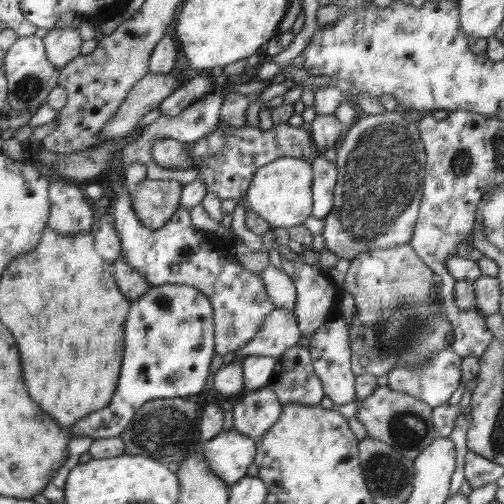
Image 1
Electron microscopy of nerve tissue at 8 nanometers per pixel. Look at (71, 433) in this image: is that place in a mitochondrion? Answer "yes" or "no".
no

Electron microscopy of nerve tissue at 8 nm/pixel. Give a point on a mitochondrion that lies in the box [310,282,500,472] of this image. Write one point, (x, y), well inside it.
(431, 334)

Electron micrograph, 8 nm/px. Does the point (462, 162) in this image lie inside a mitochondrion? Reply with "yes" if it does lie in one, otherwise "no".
yes

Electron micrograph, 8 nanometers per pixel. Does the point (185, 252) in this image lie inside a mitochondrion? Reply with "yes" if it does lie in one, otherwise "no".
no

